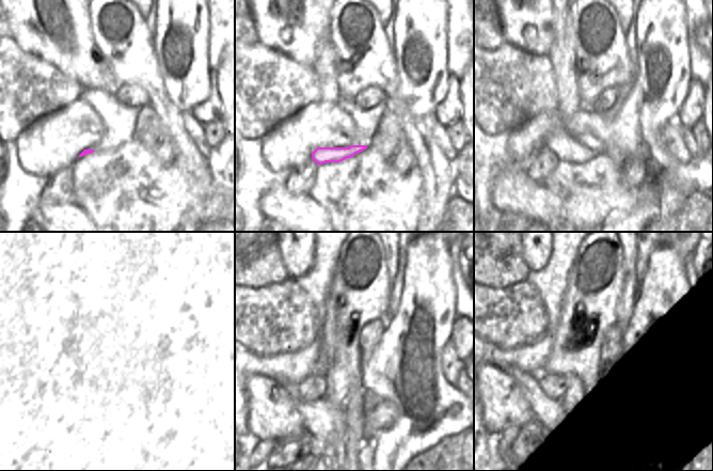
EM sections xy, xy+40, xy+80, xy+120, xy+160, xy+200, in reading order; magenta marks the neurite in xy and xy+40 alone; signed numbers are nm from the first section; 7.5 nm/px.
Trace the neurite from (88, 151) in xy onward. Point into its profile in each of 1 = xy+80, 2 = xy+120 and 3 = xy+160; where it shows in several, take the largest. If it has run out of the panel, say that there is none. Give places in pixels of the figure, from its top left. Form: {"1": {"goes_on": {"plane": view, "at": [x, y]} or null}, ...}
{"1": {"goes_on": {"plane": "xy+80", "at": [566, 147]}}, "2": {"goes_on": {"plane": "xy+120", "at": [95, 373]}}, "3": {"goes_on": {"plane": "xy+160", "at": [339, 383]}}}

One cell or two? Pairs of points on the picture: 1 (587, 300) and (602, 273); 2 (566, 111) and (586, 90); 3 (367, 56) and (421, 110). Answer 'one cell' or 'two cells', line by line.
1: one cell
2: two cells
3: two cells

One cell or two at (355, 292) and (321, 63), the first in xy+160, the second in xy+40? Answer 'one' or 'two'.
two

